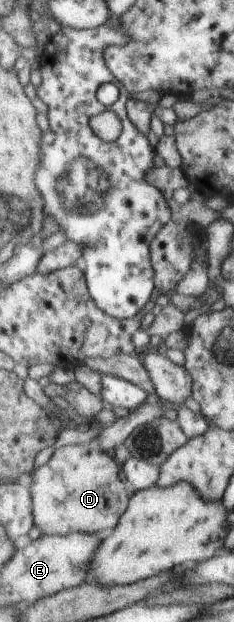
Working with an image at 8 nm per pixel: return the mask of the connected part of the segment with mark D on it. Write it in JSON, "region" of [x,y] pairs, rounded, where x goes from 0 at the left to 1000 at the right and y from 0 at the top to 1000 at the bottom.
{"region":[[[278,715],[235,723],[188,748],[162,748],[111,772],[141,802],[141,838],[184,860],[282,860],[299,855],[423,857],[483,850],[530,828],[556,805],[483,805],[517,796],[517,752],[483,728],[397,715]]]}

